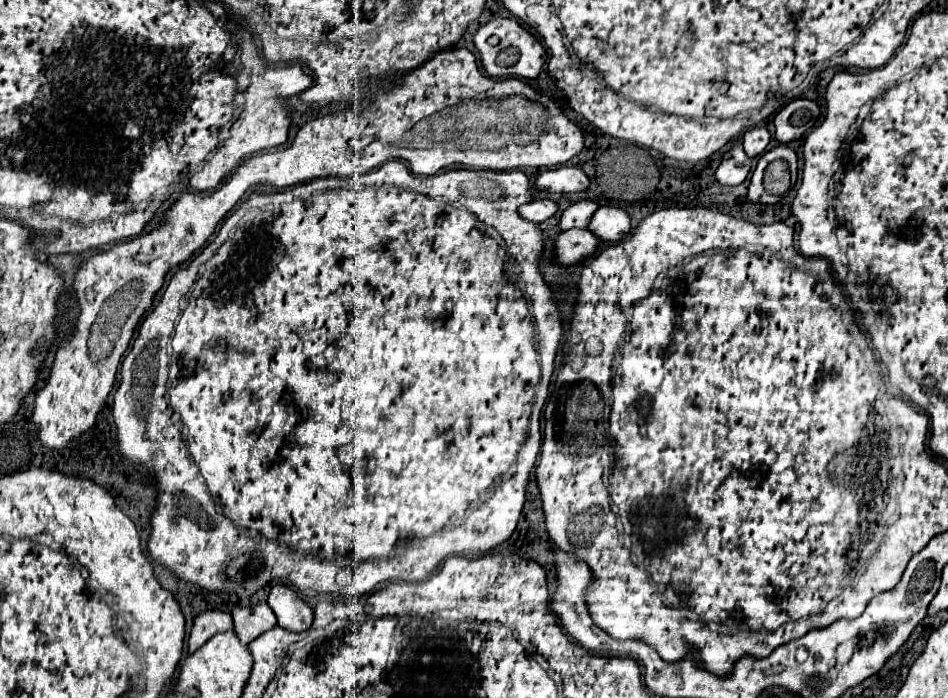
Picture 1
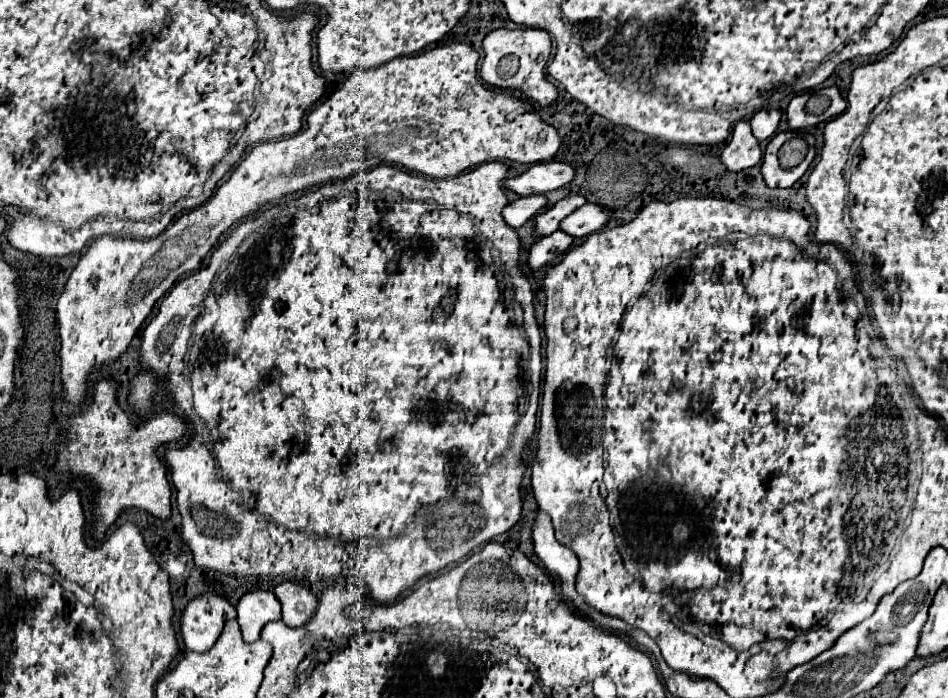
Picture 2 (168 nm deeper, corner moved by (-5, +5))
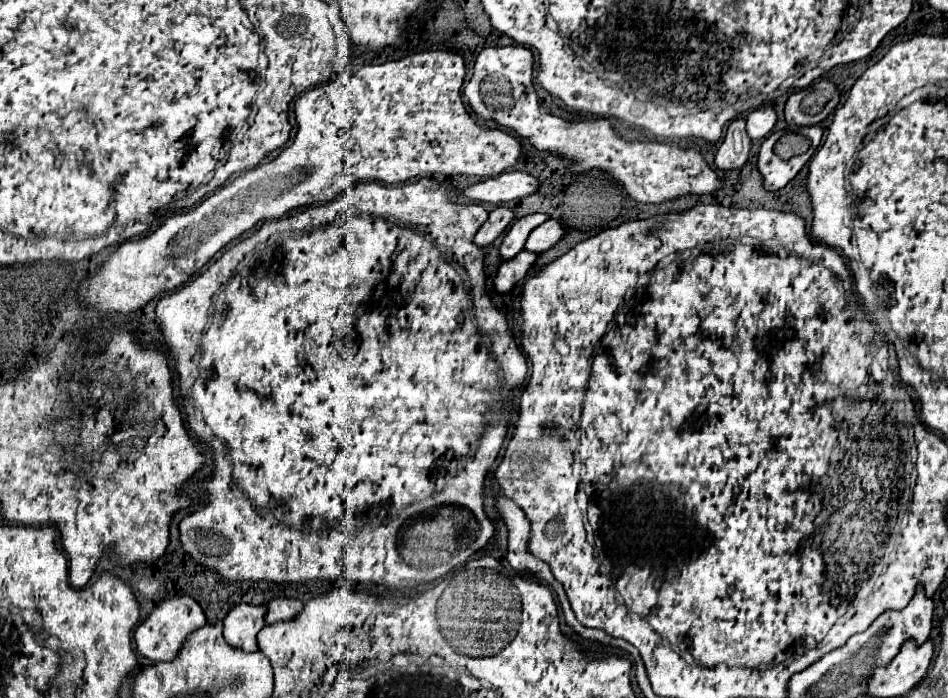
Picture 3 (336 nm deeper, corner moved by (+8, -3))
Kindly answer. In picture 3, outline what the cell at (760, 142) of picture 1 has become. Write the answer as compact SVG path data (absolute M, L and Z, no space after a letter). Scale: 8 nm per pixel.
M765 106L765 108L757 108L753 110L749 116L747 116L747 134L751 140L761 140L765 136L771 134L773 126L777 122L777 114L771 106Z

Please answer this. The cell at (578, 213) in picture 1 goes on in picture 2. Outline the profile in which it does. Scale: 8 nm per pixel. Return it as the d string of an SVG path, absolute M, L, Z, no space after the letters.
M568 196L558 200L552 208L546 212L540 212L534 216L534 234L536 236L550 236L552 232L558 230L558 224L576 208L580 208L586 200L582 196Z

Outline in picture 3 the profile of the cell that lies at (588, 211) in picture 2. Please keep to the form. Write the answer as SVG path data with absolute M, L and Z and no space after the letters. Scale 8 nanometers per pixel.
M549 218L547 222L543 222L541 226L537 226L531 234L529 234L529 240L525 244L525 250L531 250L535 254L541 254L549 248L553 248L561 238L565 236L565 228L559 220L553 220Z

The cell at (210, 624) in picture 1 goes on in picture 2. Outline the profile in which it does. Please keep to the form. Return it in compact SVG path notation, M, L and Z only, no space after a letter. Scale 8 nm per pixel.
M202 594L190 600L180 618L182 642L192 652L204 652L214 646L228 620L234 620L236 612L230 602L216 594Z

